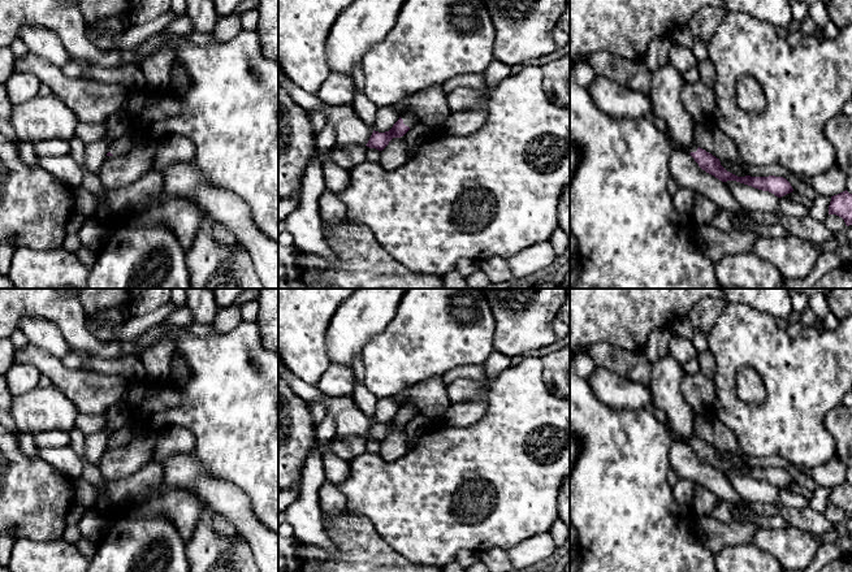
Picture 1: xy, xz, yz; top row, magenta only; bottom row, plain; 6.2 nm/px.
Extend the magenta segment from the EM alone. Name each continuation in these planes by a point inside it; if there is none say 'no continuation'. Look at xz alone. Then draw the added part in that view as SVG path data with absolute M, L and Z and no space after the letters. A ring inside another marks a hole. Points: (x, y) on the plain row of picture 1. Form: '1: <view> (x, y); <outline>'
1: xz (410, 411); M411 403L402 406L401 410L403 411L403 415L410 420L420 415L419 410Z

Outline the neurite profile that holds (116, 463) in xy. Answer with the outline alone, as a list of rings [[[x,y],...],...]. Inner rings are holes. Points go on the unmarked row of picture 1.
[[[138,430],[127,445],[105,447],[99,463],[101,476],[107,481],[117,481],[151,463],[157,437],[151,430]]]

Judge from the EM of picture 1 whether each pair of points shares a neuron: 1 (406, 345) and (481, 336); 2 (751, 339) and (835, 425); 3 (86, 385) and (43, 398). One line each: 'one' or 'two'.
1: one
2: two
3: two

